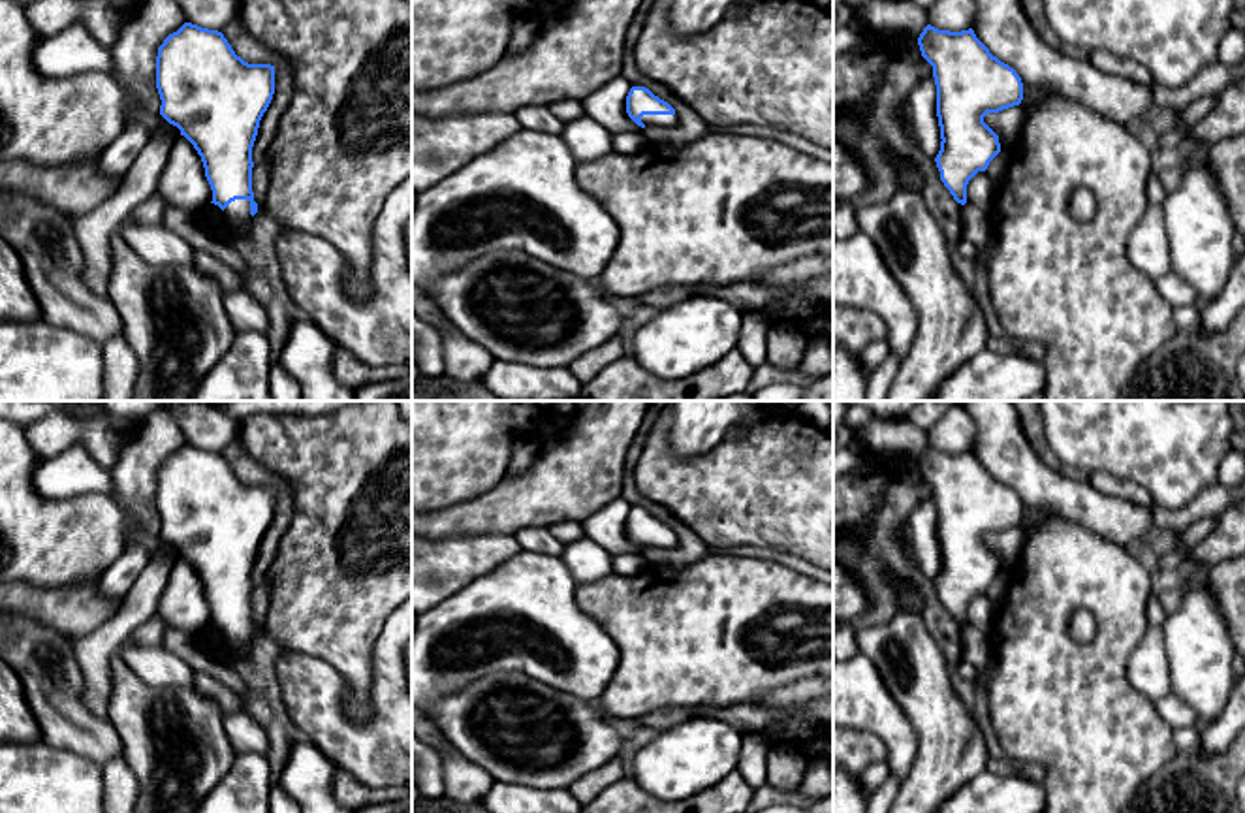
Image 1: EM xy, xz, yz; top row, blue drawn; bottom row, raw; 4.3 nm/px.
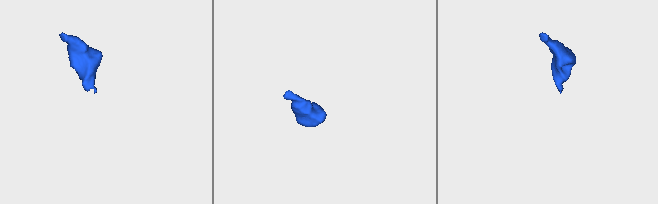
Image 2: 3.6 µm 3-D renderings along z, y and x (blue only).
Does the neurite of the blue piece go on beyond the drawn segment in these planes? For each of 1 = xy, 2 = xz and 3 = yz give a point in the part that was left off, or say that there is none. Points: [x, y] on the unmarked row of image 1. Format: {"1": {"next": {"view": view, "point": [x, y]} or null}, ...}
{"1": {"next": {"view": "xy", "point": [237, 633]}}, "2": {"next": {"view": "xz", "point": [651, 542]}}, "3": {"next": null}}

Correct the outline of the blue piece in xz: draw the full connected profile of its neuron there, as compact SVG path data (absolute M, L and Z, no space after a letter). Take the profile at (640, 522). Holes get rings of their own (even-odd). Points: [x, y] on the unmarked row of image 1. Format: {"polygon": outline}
{"polygon": "M632 508L626 518L626 534L641 550L673 550L675 531L645 508Z"}

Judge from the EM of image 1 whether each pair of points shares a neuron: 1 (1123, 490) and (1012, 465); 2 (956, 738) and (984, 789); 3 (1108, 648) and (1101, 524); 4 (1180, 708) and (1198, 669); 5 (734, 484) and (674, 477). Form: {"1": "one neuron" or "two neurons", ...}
{"1": "two neurons", "2": "two neurons", "3": "two neurons", "4": "two neurons", "5": "one neuron"}

